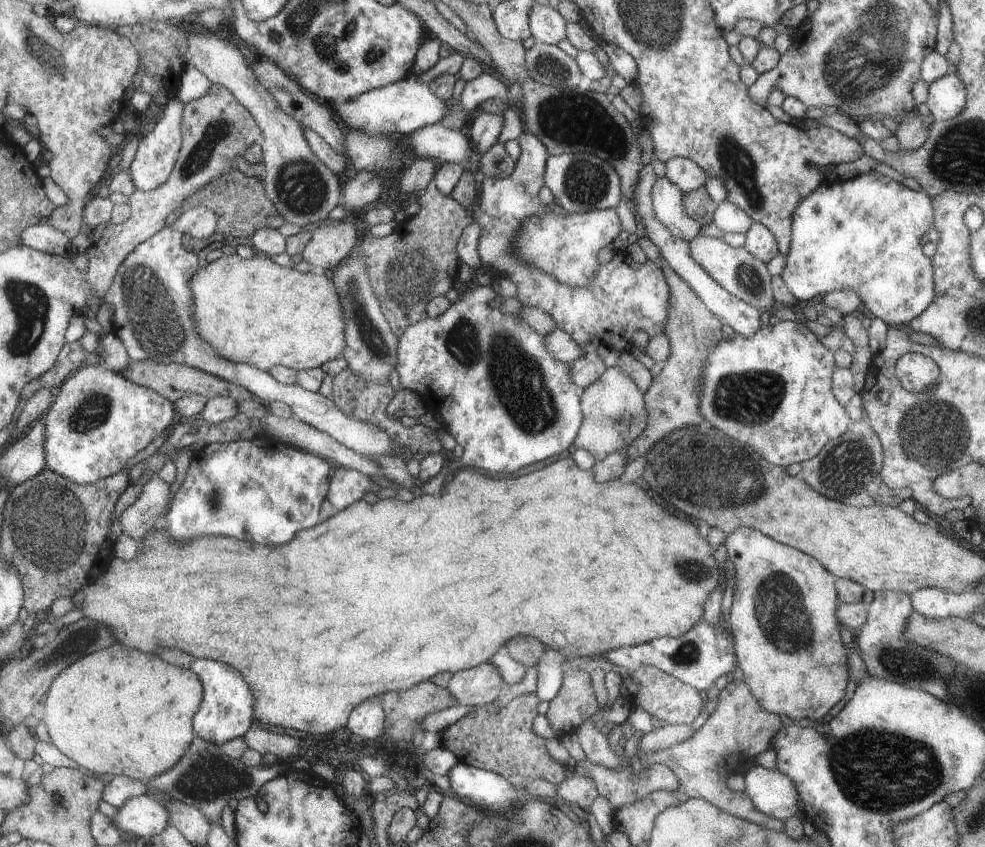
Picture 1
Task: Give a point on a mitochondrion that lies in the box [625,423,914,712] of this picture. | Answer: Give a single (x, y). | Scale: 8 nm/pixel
(696, 462)

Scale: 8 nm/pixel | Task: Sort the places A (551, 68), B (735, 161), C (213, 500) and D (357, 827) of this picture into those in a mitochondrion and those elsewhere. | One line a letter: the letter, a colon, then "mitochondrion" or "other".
A: mitochondrion
B: mitochondrion
C: mitochondrion
D: other

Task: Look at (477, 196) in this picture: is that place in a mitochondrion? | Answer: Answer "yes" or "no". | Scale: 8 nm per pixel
no

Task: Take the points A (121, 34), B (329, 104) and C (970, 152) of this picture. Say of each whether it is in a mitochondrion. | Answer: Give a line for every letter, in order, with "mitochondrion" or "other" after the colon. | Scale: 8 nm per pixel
A: other
B: other
C: mitochondrion

